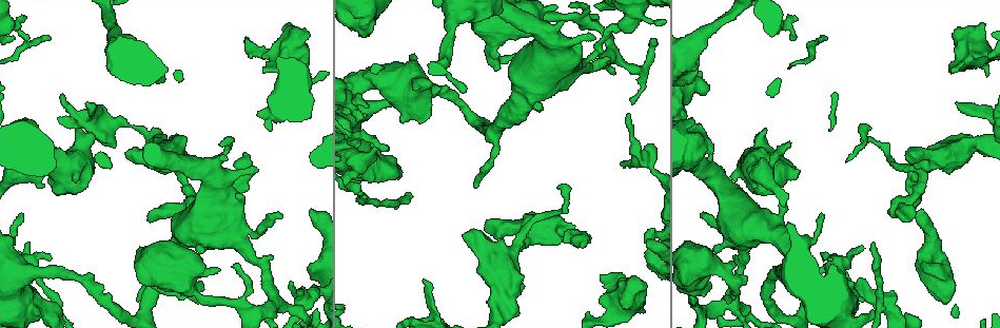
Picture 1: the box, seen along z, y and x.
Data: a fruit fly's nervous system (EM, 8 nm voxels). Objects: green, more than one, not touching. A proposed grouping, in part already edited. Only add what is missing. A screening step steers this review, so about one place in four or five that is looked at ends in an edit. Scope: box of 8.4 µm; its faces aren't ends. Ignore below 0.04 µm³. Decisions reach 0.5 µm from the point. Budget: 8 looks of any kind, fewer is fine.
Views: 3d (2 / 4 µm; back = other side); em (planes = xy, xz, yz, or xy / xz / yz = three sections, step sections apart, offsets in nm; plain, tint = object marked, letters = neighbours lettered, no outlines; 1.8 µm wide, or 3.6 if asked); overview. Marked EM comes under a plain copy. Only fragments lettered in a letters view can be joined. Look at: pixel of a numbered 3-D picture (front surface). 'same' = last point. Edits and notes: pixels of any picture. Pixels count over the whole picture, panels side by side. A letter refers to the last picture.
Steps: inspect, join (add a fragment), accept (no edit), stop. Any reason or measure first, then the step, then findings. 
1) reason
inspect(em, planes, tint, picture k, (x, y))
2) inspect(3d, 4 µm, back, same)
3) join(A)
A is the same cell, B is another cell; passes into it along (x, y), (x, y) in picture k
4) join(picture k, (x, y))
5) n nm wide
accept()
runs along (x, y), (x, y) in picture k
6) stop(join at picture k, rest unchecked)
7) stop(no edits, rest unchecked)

branch stops here
inspect(em, xz, step 16, tint, picture 1, (581, 246))

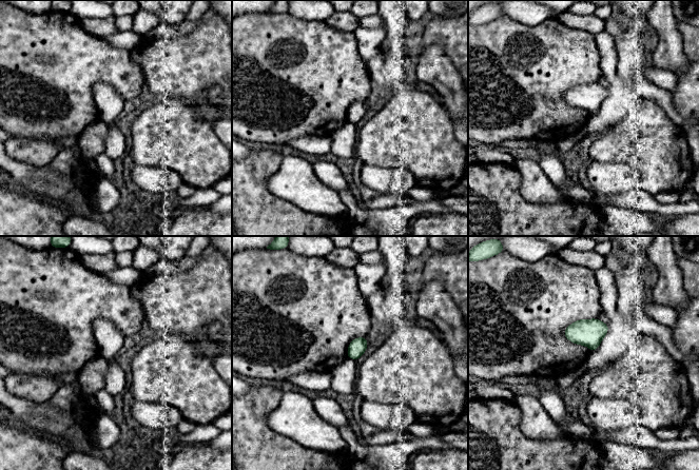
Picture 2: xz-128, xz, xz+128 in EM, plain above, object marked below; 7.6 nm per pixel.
cut it another way
inspect(em, planes, letters, same)

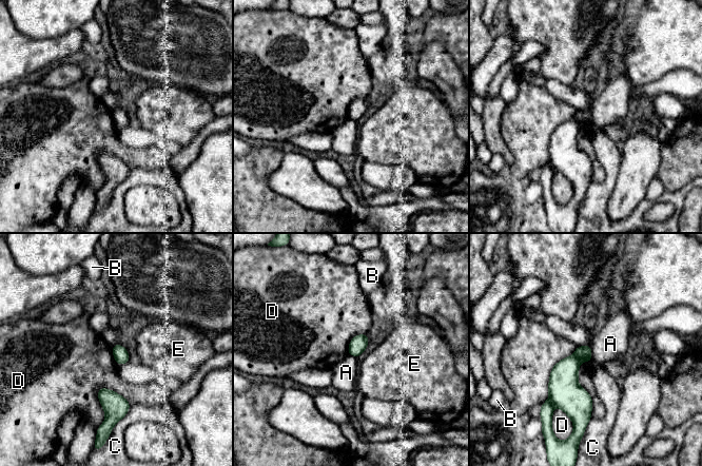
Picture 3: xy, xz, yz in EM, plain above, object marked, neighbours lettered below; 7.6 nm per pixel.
accept()
A, B, C, D and E are other cells; border along (589, 345), (592, 360) in picture 3; no lettered fragment goes on from it

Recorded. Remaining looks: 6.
an open end
inspect(3d, 2 µm, picture 1, (264, 69))

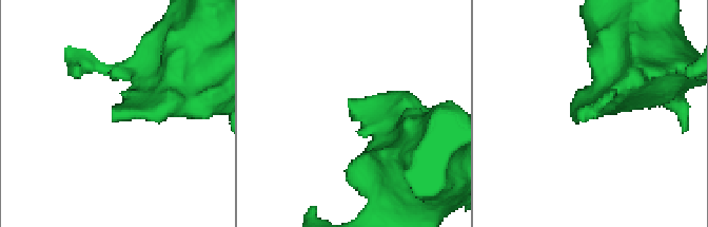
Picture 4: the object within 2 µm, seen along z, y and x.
inspect(em, planes, letters, picture 4, (351, 98))

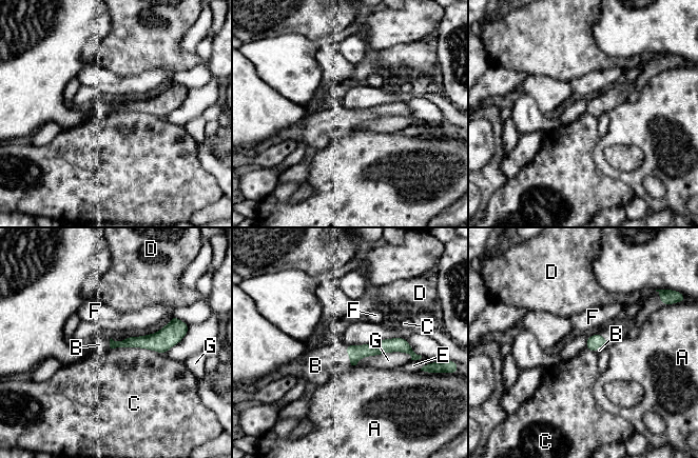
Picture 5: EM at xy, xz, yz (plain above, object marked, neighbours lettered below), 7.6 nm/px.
join(B)
B is the same cell, A, C, D, E, F and G are other cells; the neuron continues

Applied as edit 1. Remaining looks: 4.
an open end
inspect(3d, 2 µm, picture 1, (148, 220))

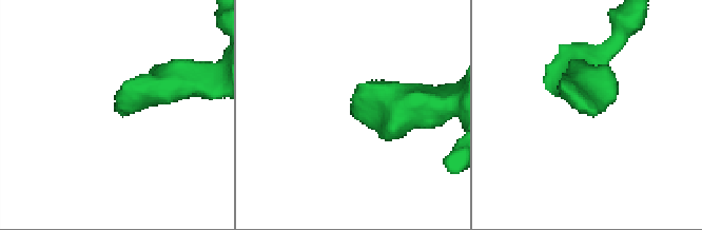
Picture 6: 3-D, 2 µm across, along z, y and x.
now the EM
inspect(em, planes, letters, picture 6, (119, 113))

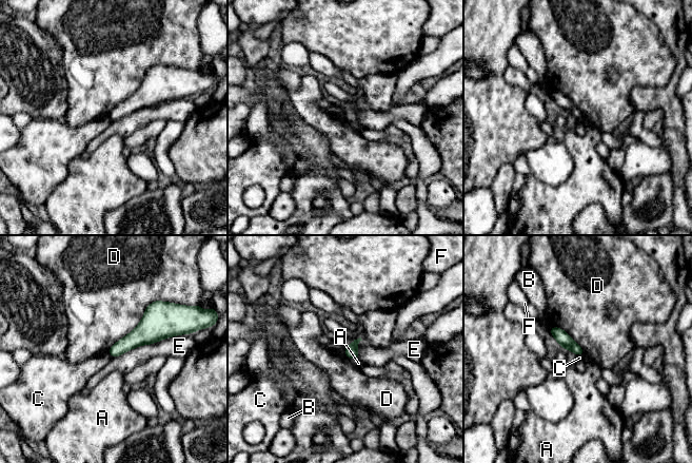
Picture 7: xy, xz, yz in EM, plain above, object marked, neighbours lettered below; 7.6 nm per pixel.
accept()
A, B, C, D, E and F are other cells; border along (343, 347), (344, 353) in picture 7; no lettered fragment goes on from it

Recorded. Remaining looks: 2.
stop(join at picture 5, rest unchecked)

